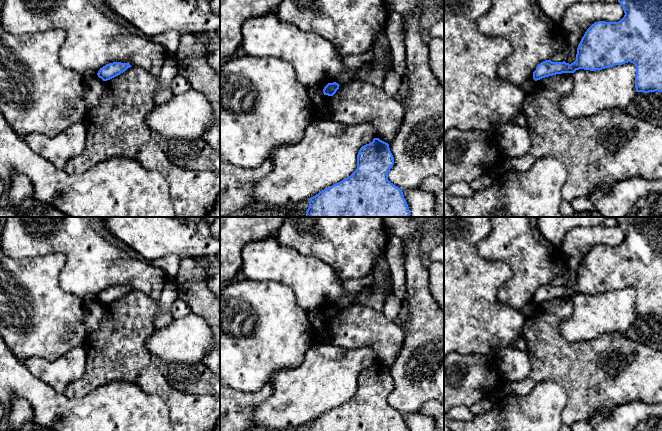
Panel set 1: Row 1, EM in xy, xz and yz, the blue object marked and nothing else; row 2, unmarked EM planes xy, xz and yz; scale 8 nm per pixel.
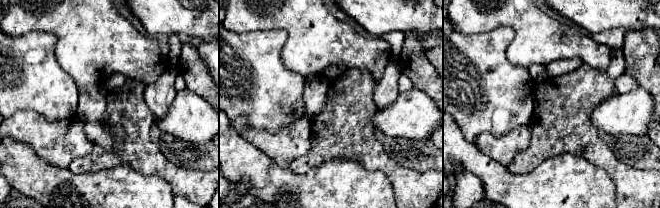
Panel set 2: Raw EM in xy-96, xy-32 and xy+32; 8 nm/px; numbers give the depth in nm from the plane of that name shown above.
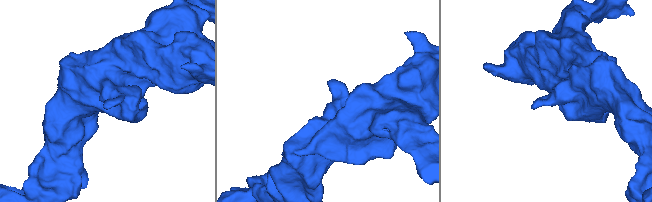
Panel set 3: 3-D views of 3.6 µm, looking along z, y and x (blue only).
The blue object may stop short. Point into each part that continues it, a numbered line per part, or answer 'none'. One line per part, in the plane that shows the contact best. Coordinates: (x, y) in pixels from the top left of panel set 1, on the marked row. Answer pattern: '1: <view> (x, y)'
none

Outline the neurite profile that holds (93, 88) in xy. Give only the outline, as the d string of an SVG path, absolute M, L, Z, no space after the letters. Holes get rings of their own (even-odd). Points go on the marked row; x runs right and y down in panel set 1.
M98 76L85 81L84 103L87 112L95 109L95 107L98 105L103 90L104 81Z

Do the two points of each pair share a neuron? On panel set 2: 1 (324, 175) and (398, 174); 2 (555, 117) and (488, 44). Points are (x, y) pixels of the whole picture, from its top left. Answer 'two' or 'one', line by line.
1: two
2: two

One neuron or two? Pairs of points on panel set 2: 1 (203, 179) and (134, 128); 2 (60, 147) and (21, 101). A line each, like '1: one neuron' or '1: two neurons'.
1: one neuron
2: two neurons

